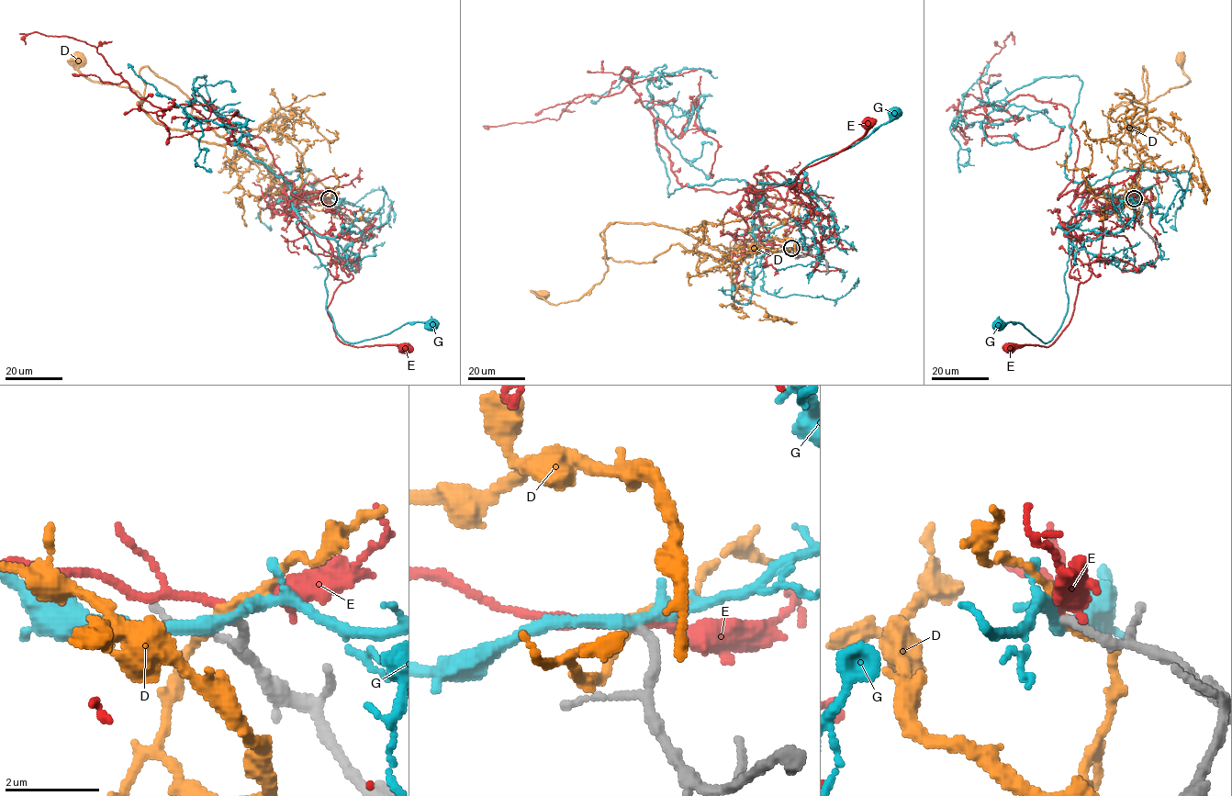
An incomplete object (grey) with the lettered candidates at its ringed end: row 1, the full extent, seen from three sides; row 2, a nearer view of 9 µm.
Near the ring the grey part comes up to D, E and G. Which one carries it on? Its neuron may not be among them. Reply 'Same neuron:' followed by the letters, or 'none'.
Same neuron: G

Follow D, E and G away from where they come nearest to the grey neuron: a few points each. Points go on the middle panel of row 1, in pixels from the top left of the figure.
D: (792, 248), (772, 239), (725, 255), (683, 230), (613, 222), (604, 278), (578, 299), (552, 304), (543, 293)
E: (792, 248), (760, 242), (743, 196), (771, 188), (816, 205), (790, 188), (799, 173), (869, 122)
G: (792, 248), (769, 251), (755, 237), (754, 215), (763, 199), (758, 183), (789, 183), (897, 112)

